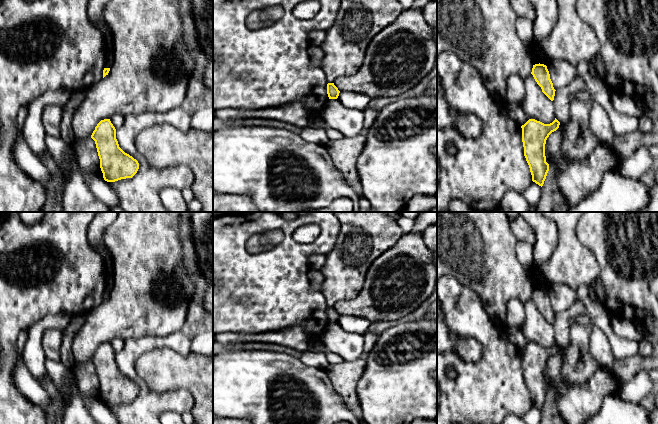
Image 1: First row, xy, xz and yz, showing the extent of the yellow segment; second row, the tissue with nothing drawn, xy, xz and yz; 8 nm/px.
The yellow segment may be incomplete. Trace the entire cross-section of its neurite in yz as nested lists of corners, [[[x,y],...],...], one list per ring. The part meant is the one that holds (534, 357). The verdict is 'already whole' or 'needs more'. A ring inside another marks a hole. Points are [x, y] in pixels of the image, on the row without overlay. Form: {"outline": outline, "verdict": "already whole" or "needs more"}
{"outline": [[[555,342],[550,348],[529,343],[521,350],[524,380],[530,392],[532,405],[541,411],[549,395],[545,380],[546,364],[552,356],[559,352],[559,349],[560,346]]], "verdict": "already whole"}

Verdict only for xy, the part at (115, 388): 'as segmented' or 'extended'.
as segmented

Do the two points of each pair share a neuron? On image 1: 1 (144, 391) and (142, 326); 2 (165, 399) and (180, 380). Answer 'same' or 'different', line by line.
1: different
2: different

